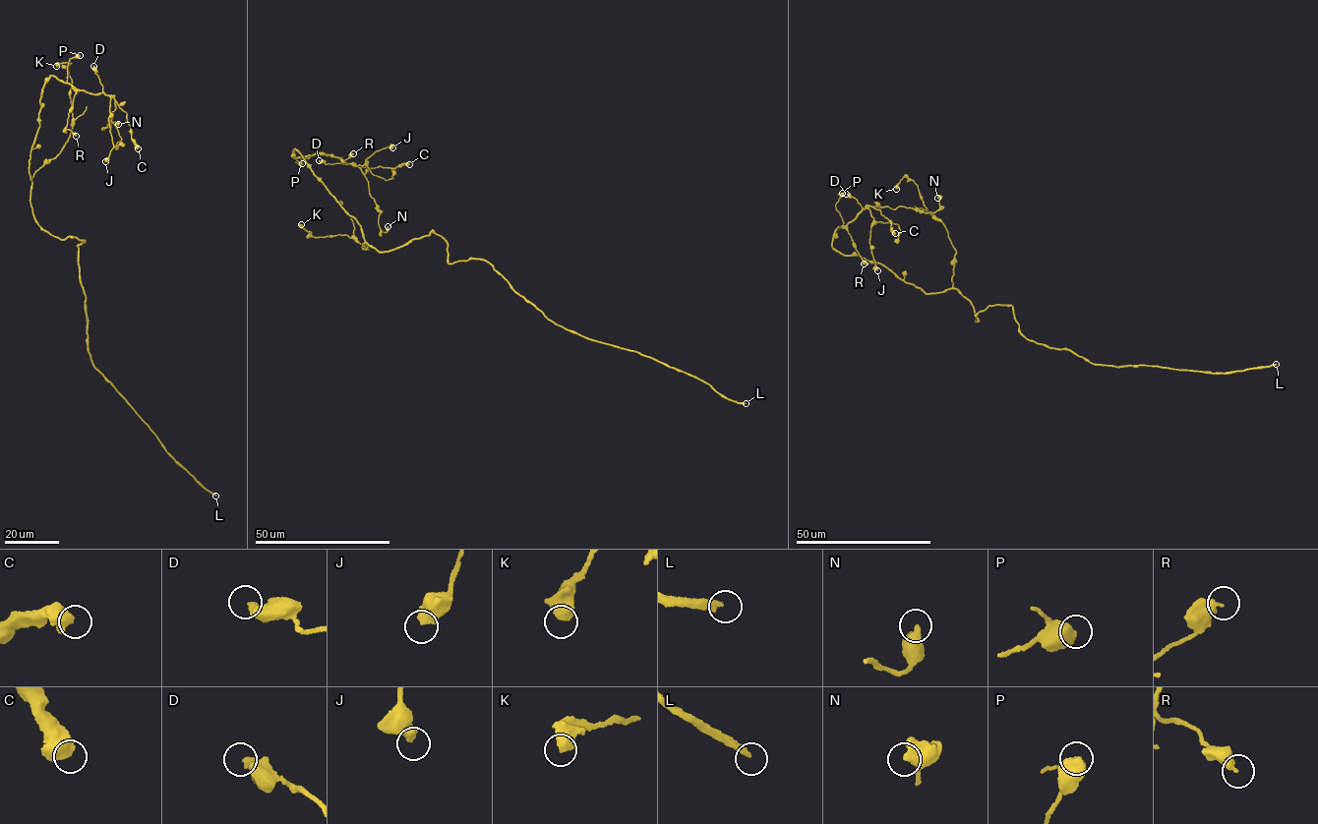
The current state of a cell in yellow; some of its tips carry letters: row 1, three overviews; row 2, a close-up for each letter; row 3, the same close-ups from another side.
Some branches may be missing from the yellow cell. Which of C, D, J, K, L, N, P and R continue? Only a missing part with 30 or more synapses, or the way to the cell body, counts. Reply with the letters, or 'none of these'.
L

